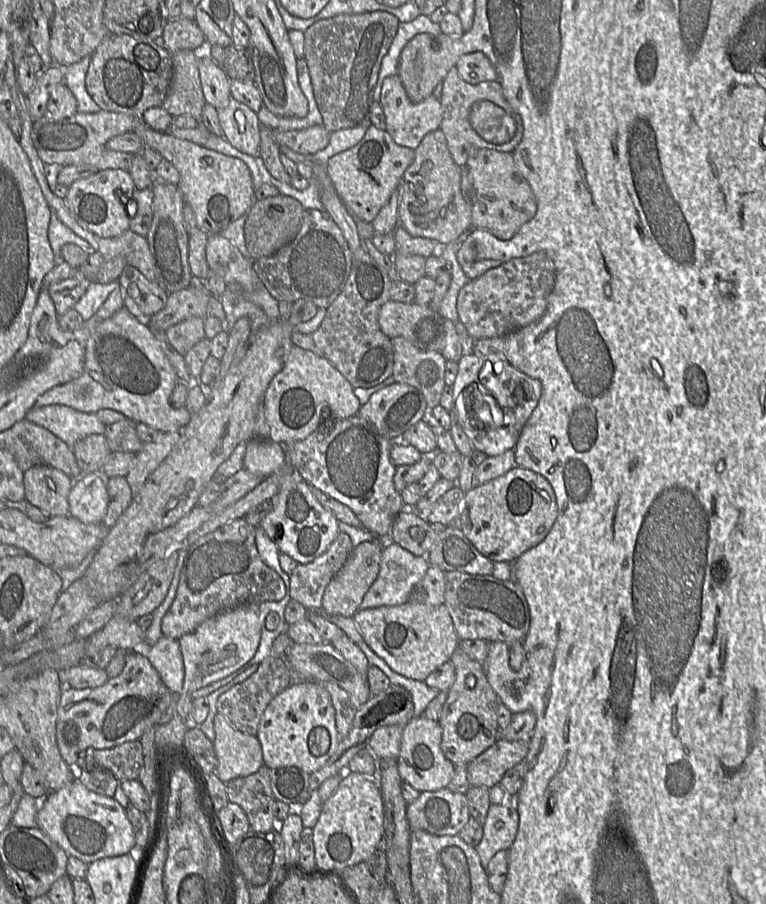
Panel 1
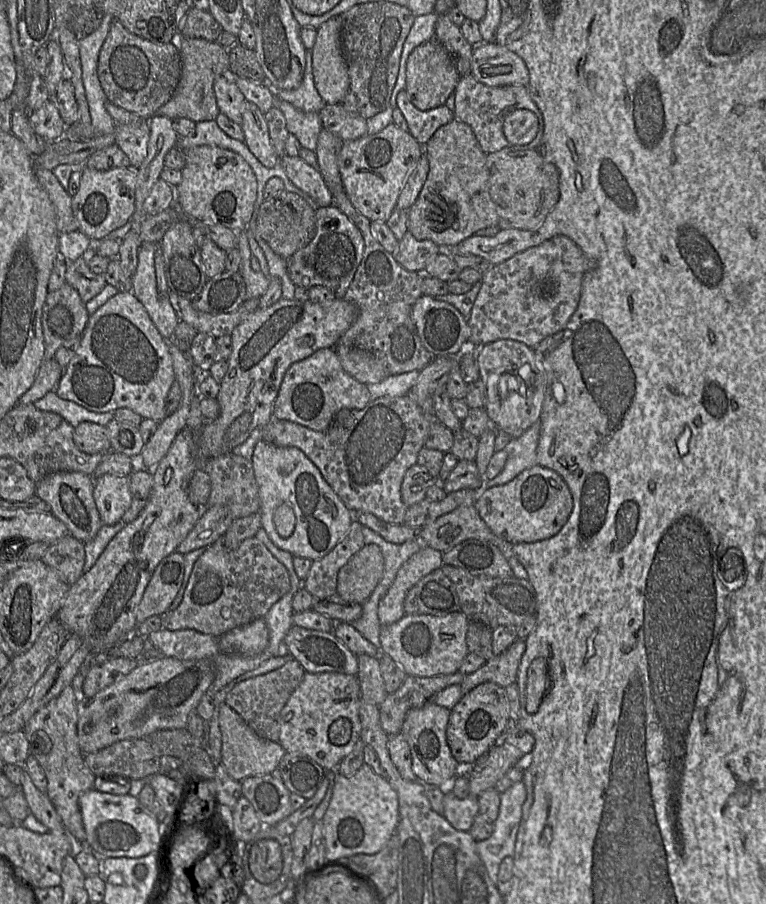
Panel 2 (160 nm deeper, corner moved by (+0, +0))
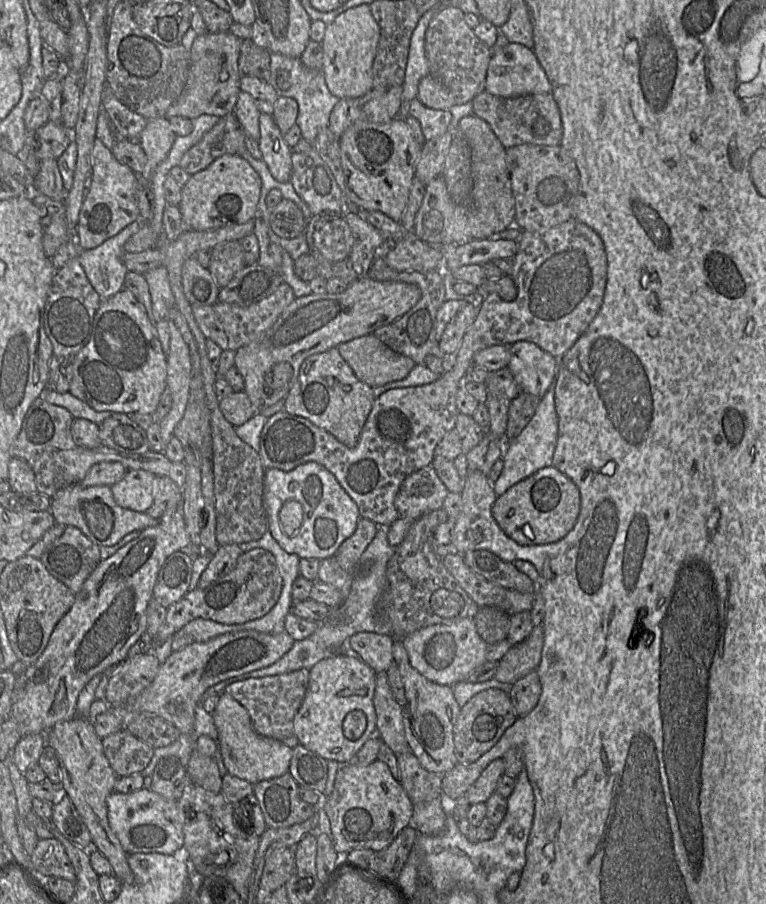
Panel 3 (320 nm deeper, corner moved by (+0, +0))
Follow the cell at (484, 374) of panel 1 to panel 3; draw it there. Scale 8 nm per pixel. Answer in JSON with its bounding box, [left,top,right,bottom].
[507,340,557,397]

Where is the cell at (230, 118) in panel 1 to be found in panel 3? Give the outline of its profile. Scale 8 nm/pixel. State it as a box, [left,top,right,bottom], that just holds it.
[259,113,292,182]

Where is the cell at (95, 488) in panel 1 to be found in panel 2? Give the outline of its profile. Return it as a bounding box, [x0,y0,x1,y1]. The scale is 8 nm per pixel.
[93,474,132,525]

